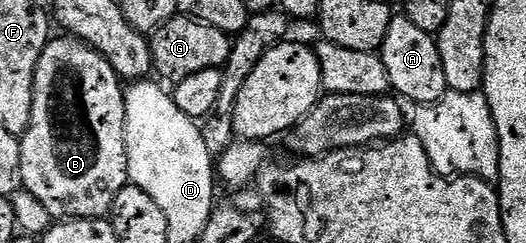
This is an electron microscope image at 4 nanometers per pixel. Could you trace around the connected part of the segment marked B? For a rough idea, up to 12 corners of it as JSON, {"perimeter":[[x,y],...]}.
{"perimeter":[[79,38],[37,63],[22,188],[102,218],[129,183],[125,85]]}

